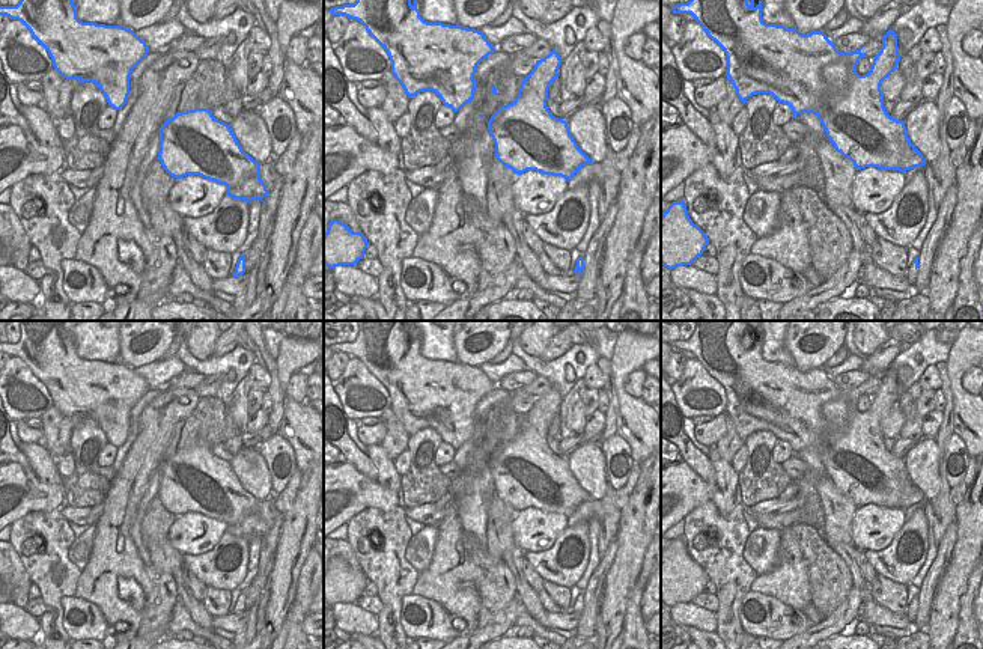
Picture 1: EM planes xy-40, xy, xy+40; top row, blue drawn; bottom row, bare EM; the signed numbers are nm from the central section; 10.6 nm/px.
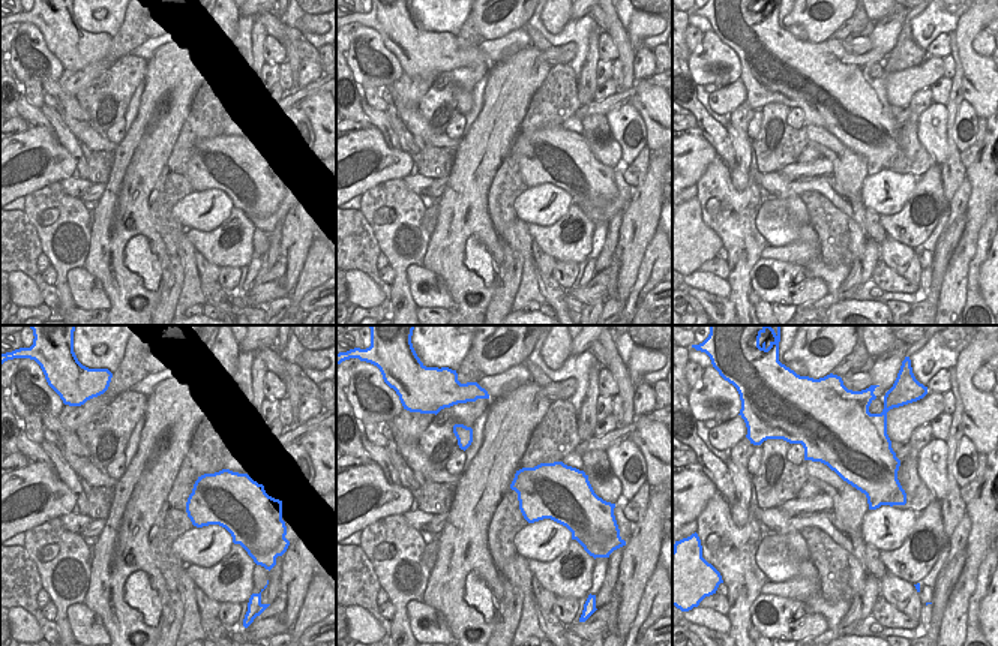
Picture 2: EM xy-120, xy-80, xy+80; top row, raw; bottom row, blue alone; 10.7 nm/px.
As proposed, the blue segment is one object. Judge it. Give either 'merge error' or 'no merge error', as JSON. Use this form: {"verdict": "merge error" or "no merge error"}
{"verdict": "merge error"}

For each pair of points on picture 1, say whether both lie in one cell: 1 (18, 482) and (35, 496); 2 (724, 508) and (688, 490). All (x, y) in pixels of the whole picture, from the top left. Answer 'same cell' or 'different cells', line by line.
1: same cell
2: same cell

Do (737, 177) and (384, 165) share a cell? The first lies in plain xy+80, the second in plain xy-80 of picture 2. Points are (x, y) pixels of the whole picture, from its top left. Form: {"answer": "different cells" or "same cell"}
{"answer": "same cell"}

